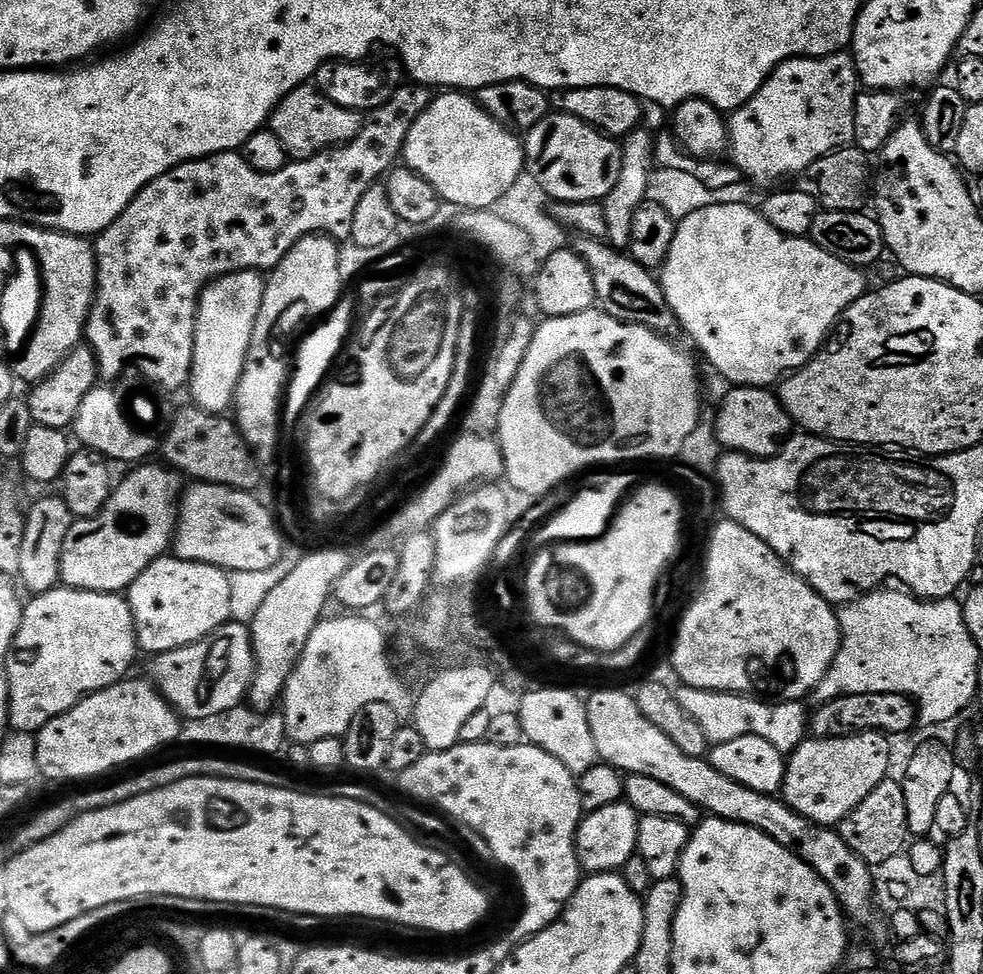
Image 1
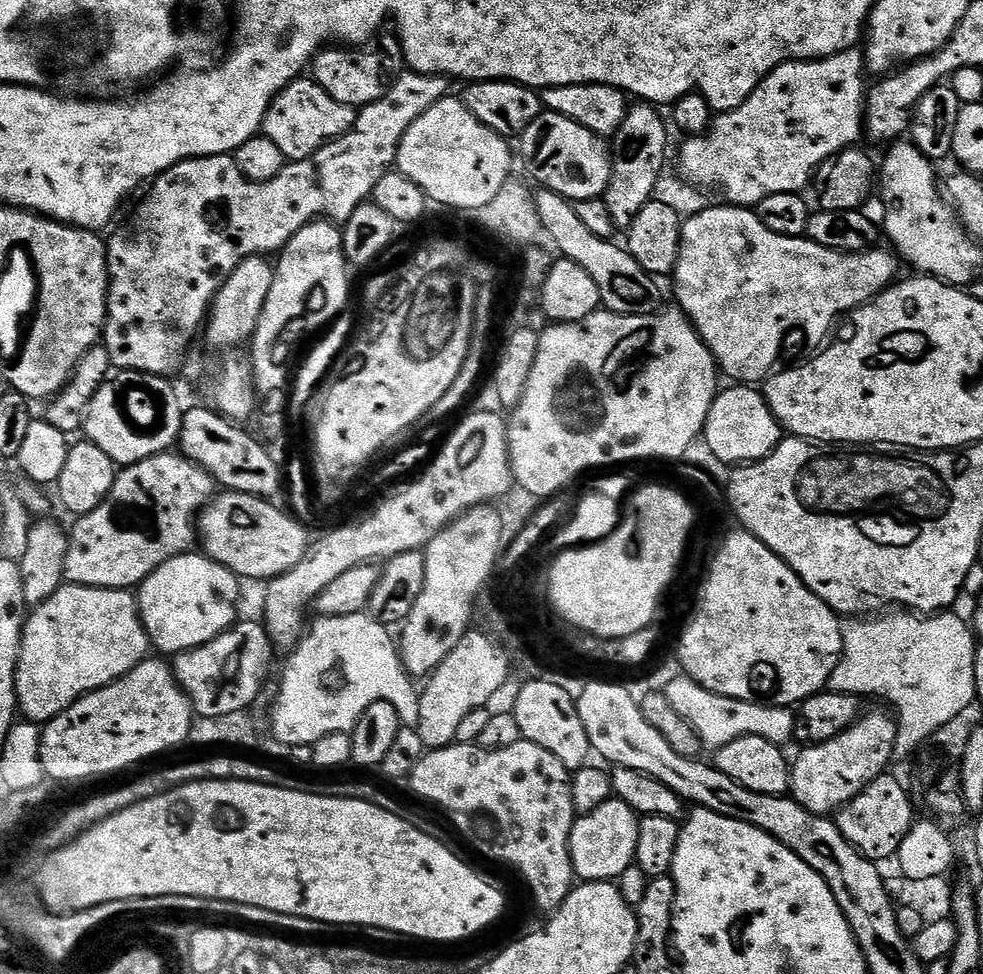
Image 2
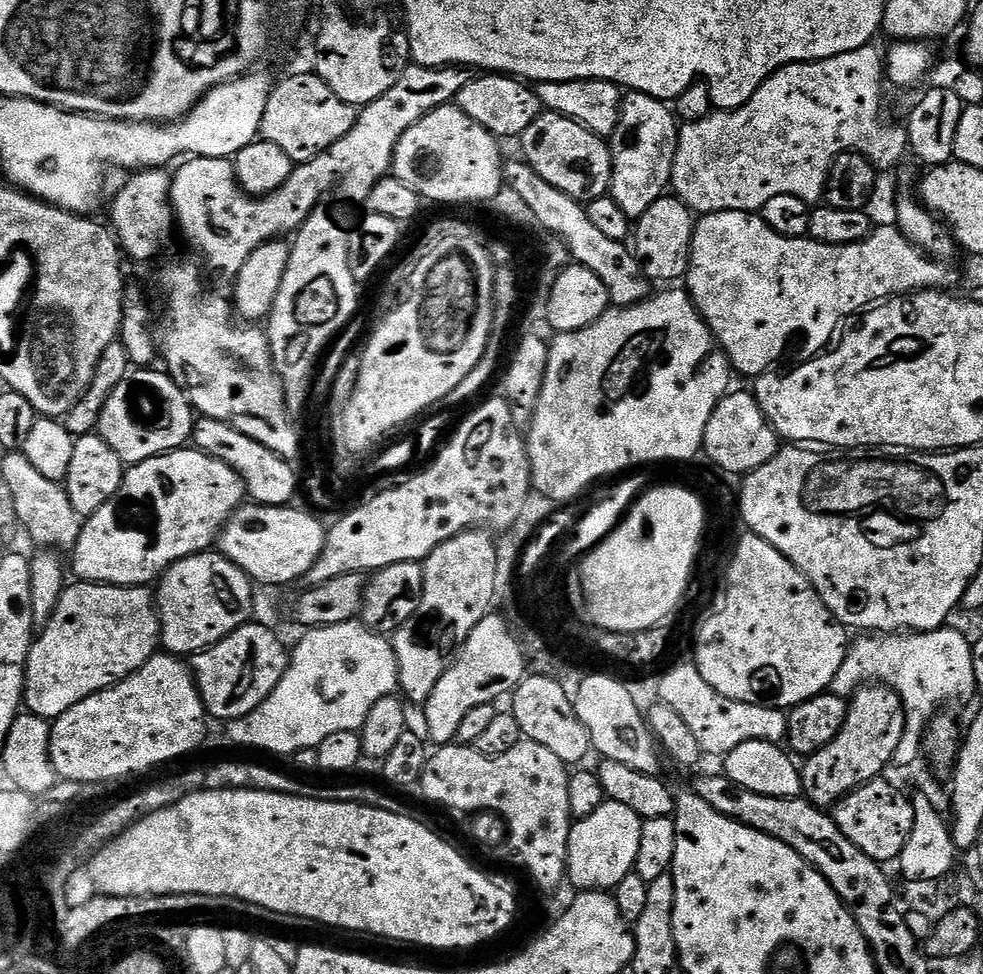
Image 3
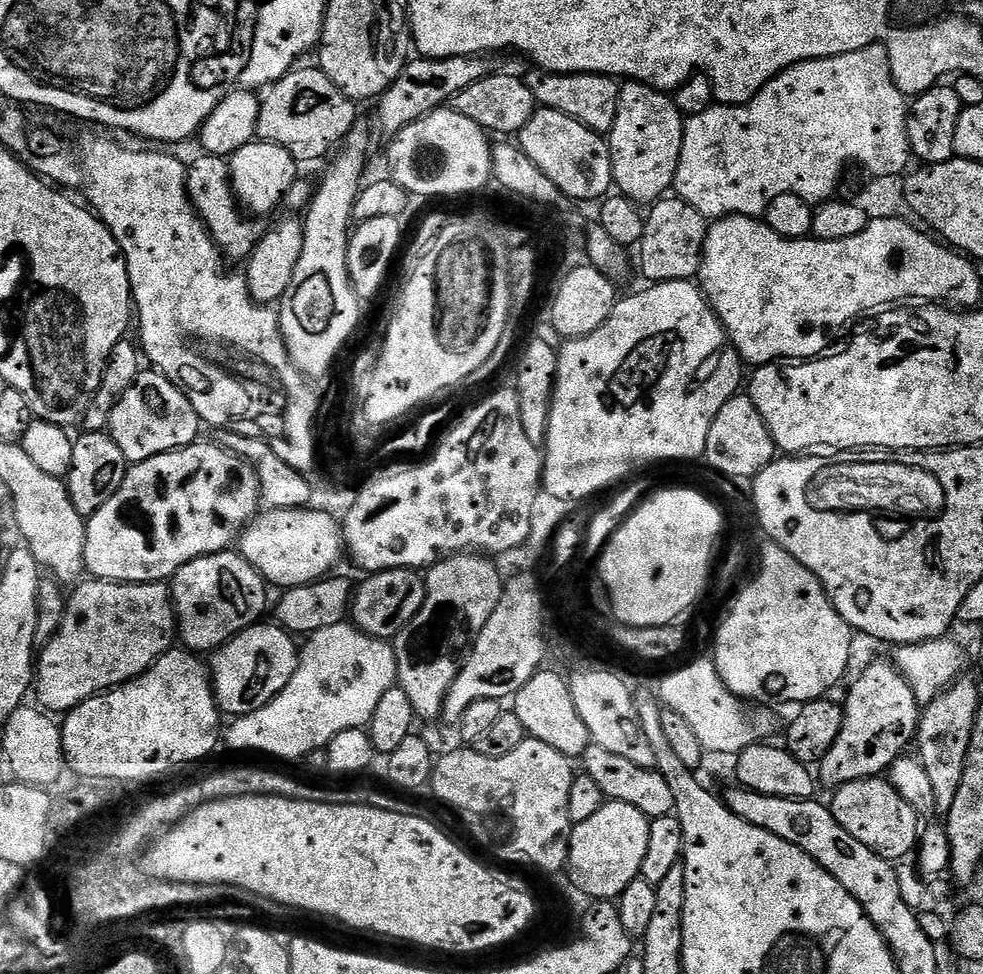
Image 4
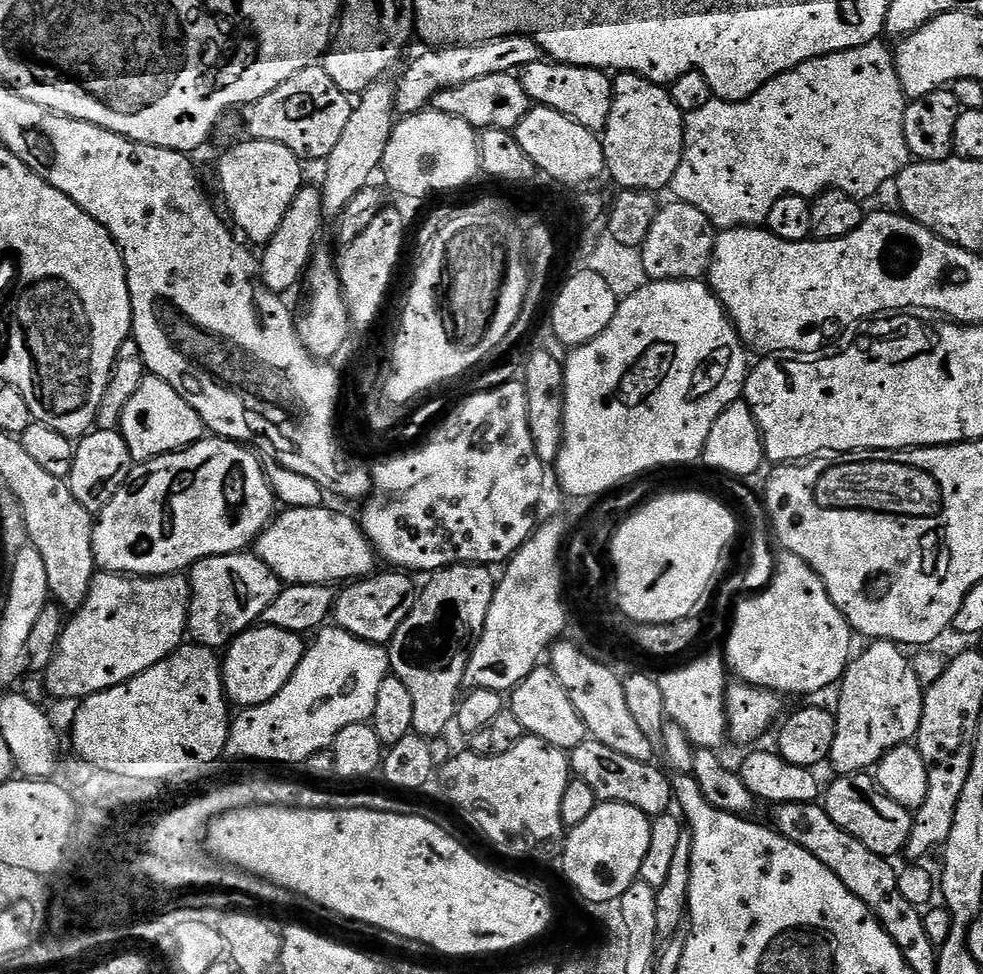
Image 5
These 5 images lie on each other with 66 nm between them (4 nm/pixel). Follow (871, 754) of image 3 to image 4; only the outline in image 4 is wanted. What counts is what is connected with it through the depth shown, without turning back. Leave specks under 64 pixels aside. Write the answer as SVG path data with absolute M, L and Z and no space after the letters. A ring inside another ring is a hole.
M884 660L870 665L853 682L848 697L842 700L842 707L842 730L818 765L819 783L823 787L825 784L828 790L838 789L846 782L887 773L891 765L905 755L904 747L915 741L922 711L899 668Z

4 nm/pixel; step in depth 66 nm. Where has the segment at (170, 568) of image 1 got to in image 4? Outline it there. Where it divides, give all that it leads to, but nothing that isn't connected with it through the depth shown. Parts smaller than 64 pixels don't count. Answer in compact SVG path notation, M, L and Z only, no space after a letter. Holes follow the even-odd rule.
M225 550L186 562L170 581L172 607L176 609L178 636L185 649L208 654L261 619L268 604L269 585L239 551Z

